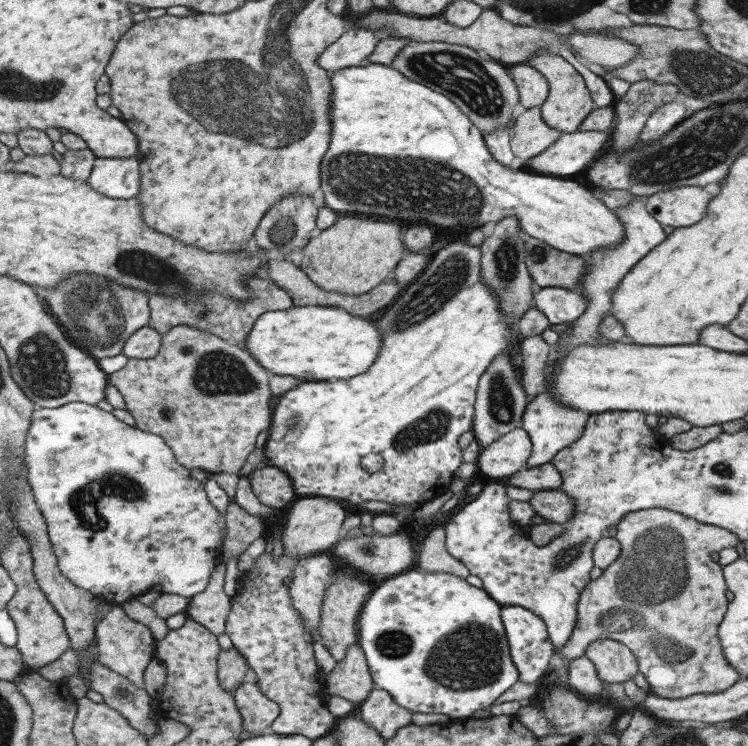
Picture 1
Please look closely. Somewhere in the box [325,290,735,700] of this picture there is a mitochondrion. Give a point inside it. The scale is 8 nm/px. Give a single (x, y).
(655, 575)

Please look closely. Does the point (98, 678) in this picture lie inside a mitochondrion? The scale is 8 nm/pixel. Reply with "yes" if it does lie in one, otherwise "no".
no

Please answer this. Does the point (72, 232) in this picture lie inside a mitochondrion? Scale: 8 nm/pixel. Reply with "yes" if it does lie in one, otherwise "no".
no

